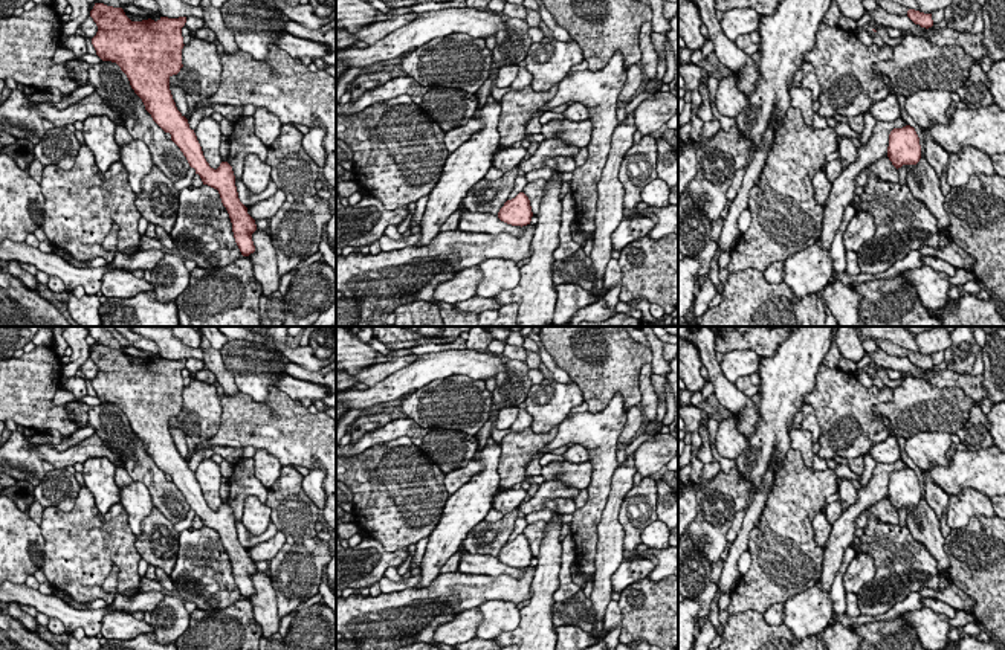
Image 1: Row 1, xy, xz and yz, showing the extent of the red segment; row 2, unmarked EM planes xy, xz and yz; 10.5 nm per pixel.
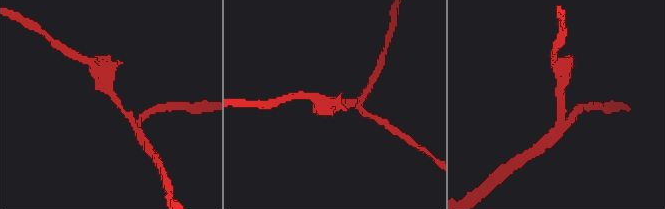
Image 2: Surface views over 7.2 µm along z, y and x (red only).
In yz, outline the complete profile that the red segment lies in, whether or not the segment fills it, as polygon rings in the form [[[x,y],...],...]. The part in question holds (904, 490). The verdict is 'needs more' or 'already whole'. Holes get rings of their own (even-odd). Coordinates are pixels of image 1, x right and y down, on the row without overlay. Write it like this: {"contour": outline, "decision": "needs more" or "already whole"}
{"contour": [[[906,467],[890,473],[887,499],[897,511],[903,507],[916,507],[919,504],[921,487],[913,468]]], "decision": "already whole"}

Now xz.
{"contour": [[[524,534],[507,542],[498,554],[498,560],[512,568],[527,568],[533,558],[530,542]]], "decision": "already whole"}

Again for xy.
{"contour": [[[95,345],[90,359],[98,368],[92,380],[96,397],[102,403],[116,404],[127,417],[145,452],[165,475],[171,476],[171,482],[180,490],[203,526],[218,533],[241,597],[254,595],[252,575],[257,566],[238,540],[232,508],[228,504],[221,504],[217,511],[209,508],[194,471],[177,452],[170,432],[170,420],[183,409],[182,369],[186,359],[131,363],[122,349],[104,345]]], "decision": "already whole"}

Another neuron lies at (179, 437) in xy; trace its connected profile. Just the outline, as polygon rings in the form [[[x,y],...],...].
[[[170,427],[170,432],[171,432],[177,452],[182,455],[182,458],[186,459],[189,455],[189,450],[188,450],[185,432],[176,427]]]

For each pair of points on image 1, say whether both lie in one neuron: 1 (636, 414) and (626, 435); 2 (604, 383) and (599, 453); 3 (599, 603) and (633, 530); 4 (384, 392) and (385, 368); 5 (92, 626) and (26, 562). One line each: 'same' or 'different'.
1: same
2: different
3: different
4: different
5: different

